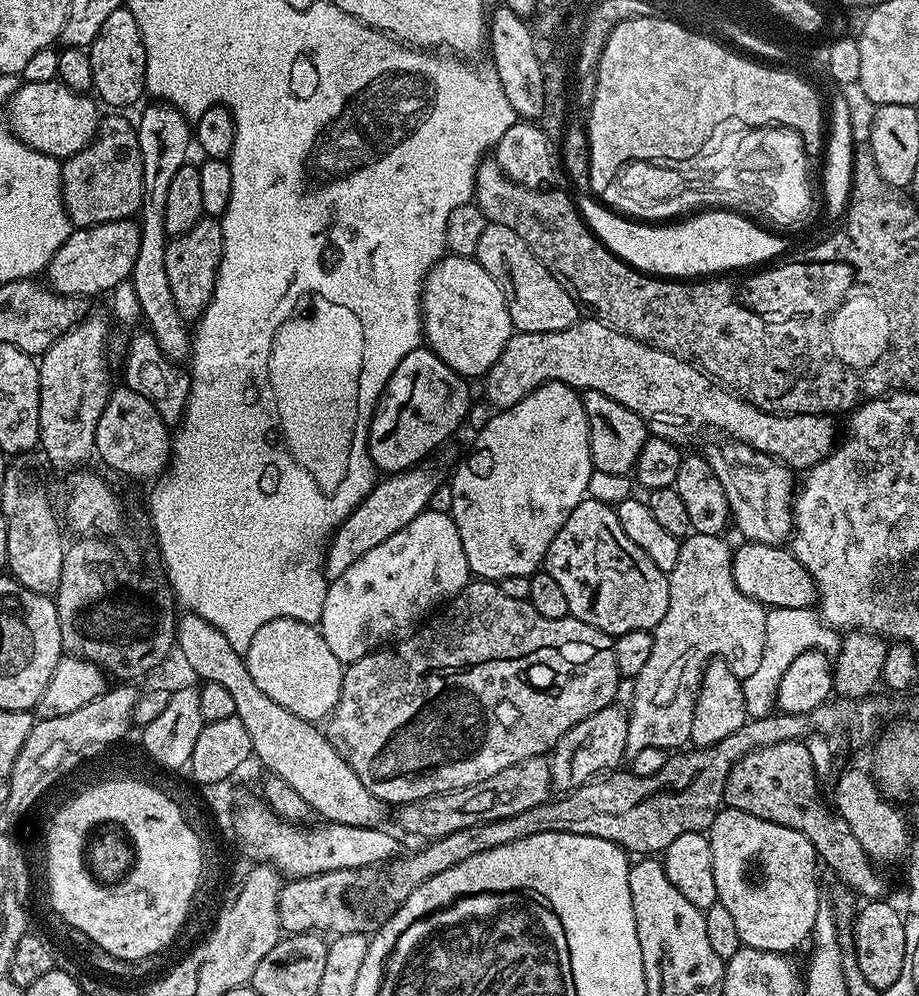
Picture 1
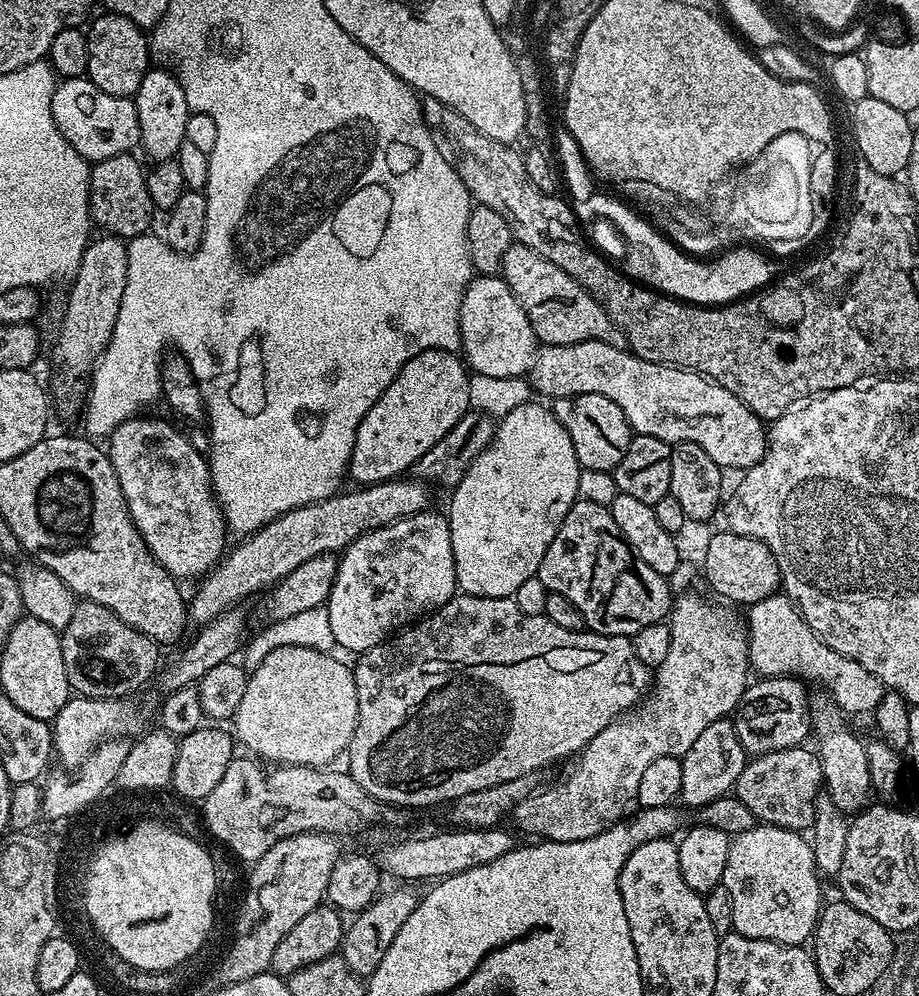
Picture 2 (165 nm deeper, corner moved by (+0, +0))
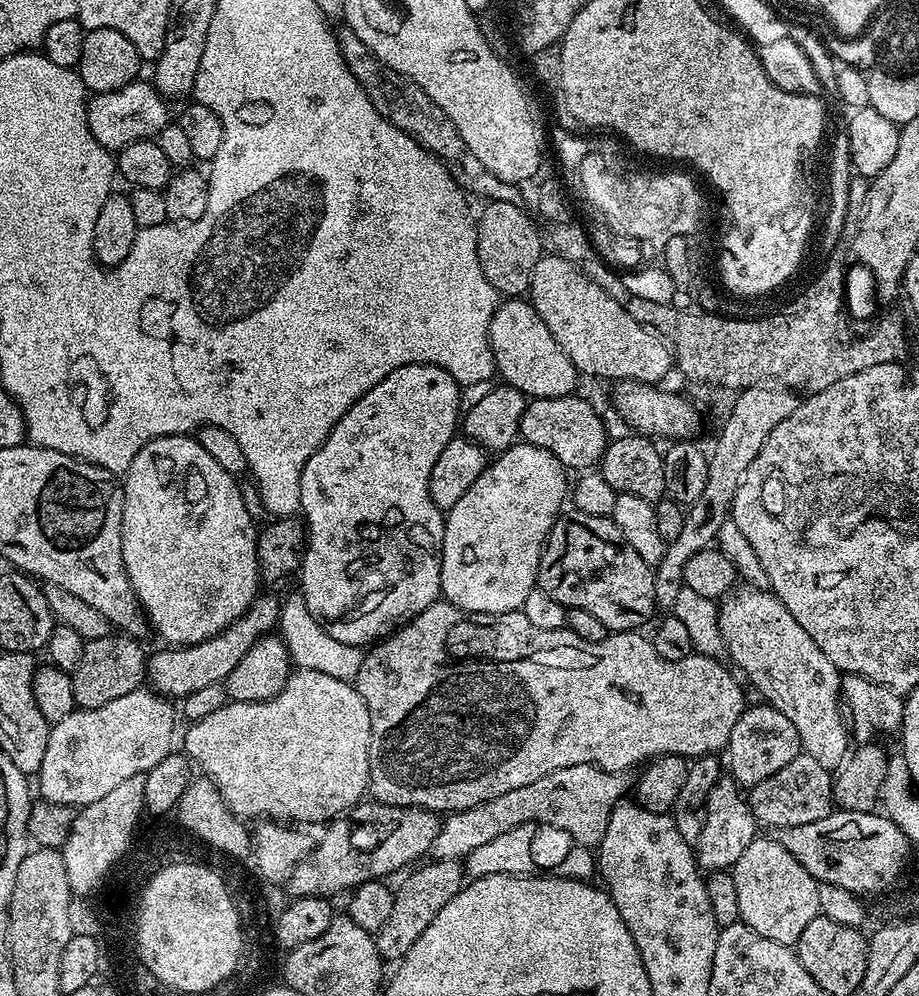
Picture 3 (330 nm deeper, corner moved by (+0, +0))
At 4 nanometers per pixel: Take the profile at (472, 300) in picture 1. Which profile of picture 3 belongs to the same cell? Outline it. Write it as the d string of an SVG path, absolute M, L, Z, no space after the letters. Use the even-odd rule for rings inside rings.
M508 298L497 304L494 318L490 318L490 346L496 363L496 376L505 384L516 388L525 398L562 398L577 391L578 373L574 362L566 358L562 346L554 342L554 334L546 327L546 322L538 318L538 310L524 298Z

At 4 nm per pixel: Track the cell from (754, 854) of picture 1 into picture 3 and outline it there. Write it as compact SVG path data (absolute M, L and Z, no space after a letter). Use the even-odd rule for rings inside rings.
M771 838L752 840L730 871L738 890L740 923L762 934L762 938L770 938L770 942L794 946L806 925L820 915L818 881L805 870L802 862L798 862L798 858L794 858L794 854L790 854L790 850Z

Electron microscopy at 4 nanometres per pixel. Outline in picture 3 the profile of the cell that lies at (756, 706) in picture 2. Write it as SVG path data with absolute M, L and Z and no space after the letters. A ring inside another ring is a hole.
M759 703L753 708L752 705L745 707L738 722L734 722L734 730L730 730L726 749L727 775L744 790L750 790L758 782L770 778L770 774L782 770L786 762L790 762L802 752L798 730L794 730L794 722L790 722L786 714L782 714L771 704Z

